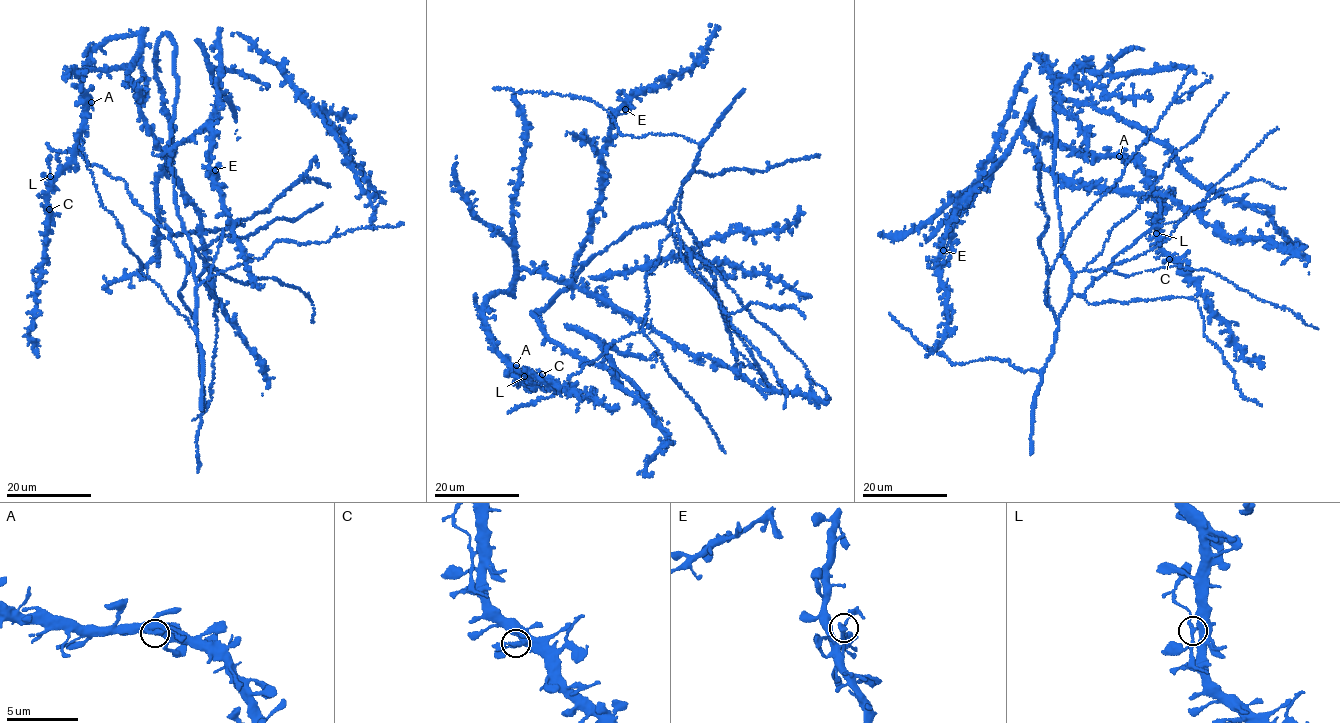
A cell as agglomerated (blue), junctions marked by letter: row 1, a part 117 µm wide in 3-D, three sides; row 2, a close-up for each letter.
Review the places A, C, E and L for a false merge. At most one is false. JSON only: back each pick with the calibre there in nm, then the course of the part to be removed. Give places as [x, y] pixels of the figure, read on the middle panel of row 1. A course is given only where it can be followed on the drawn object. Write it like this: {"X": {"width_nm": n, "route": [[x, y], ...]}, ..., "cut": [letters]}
{"L": {"width_nm": 170}, "cut": ["L"]}

